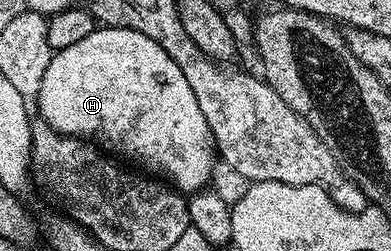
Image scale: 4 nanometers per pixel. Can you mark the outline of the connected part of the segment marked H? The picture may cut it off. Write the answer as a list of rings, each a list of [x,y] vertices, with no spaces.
[[[94,27],[87,39],[56,50],[43,75],[37,103],[40,118],[57,133],[90,139],[114,154],[130,157],[145,165],[146,172],[168,178],[182,194],[192,195],[210,184],[215,146],[199,103],[195,103],[195,95],[191,87],[187,87],[179,63],[175,63],[155,39],[147,39],[147,35],[139,35],[139,31]]]

